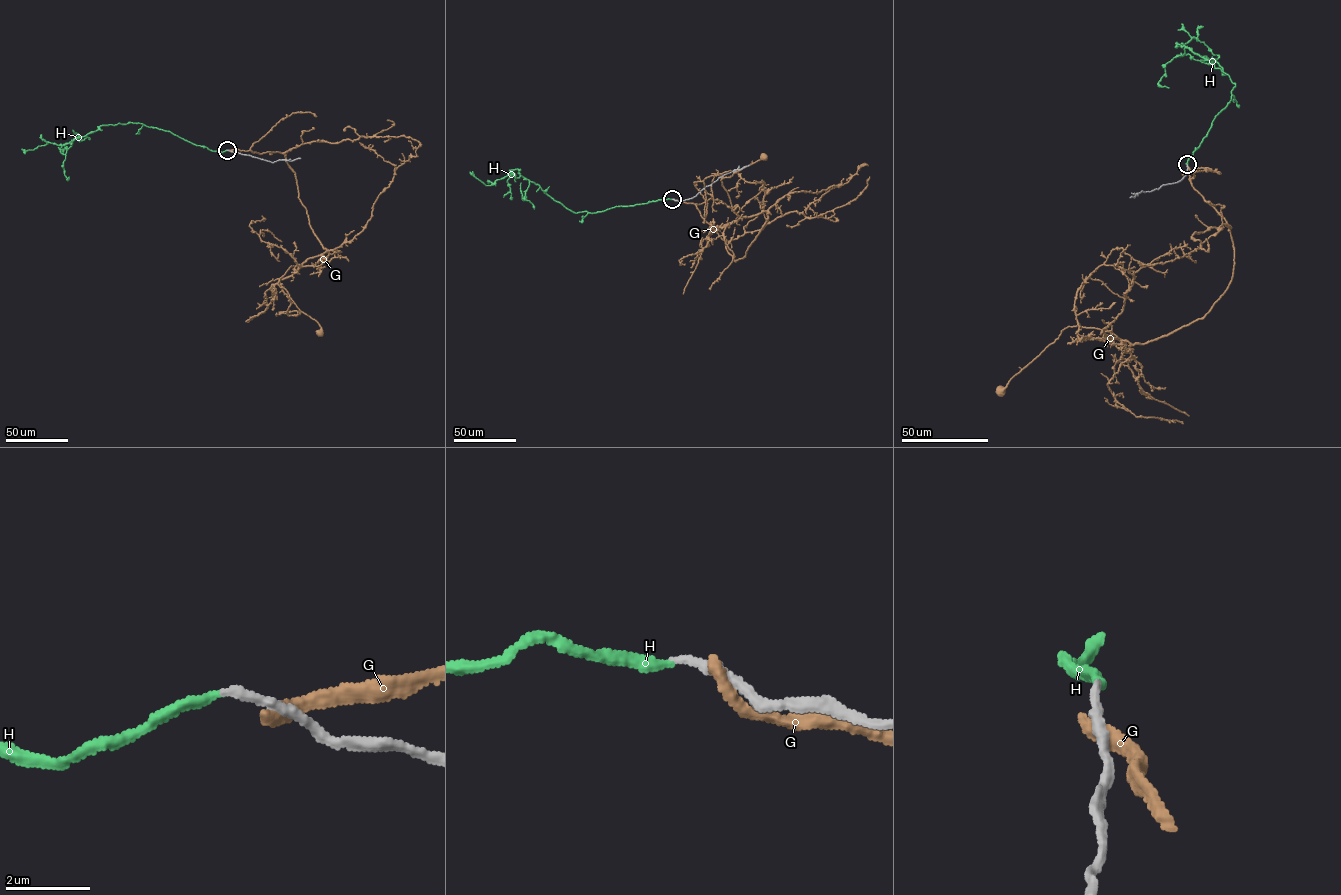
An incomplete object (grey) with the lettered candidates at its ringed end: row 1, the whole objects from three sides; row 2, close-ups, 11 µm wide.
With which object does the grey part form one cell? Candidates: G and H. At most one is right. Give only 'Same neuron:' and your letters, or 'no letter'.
Same neuron: no letter

